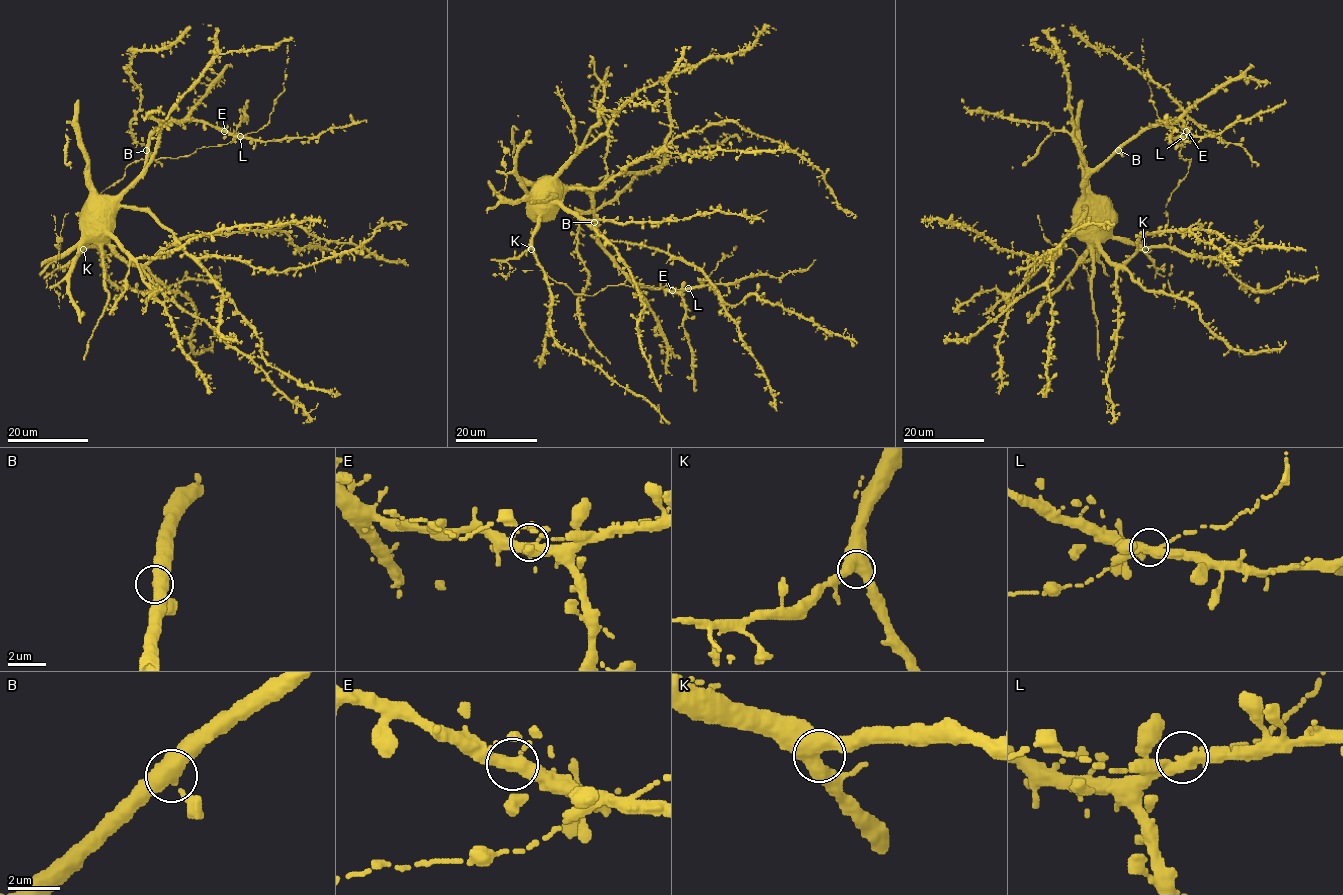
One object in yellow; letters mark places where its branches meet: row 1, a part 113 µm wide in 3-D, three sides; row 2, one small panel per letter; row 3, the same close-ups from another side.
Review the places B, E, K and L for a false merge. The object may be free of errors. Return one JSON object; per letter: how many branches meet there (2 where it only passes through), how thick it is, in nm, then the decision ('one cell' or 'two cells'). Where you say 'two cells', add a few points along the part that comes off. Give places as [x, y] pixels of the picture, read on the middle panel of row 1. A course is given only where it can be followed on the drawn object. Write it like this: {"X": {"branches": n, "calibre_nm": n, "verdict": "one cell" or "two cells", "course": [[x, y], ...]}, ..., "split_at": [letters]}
{"B": {"branches": 3, "calibre_nm": 360, "verdict": "one cell"}, "E": {"branches": 3, "calibre_nm": 360, "verdict": "one cell"}, "K": {"branches": 3, "calibre_nm": 420, "verdict": "one cell"}, "L": {"branches": 3, "calibre_nm": 360, "verdict": "one cell"}, "split_at": []}

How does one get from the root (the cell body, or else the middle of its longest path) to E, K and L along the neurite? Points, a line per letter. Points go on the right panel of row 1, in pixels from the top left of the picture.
E: (1079, 226), (1073, 219), (1073, 211), (1081, 199), (1082, 187), (1117, 150), (1162, 122), (1180, 120), (1186, 131)
K: (1079, 226), (1075, 224), (1086, 224), (1097, 233), (1138, 244), (1145, 249)
L: (1079, 226), (1073, 211), (1081, 199), (1082, 187), (1117, 150), (1162, 122), (1182, 121), (1187, 130), (1183, 136)

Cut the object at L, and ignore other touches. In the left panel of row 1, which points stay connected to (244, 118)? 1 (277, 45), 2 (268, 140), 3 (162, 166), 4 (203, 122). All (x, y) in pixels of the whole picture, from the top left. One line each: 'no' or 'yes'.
1: yes
2: yes
3: yes
4: yes

